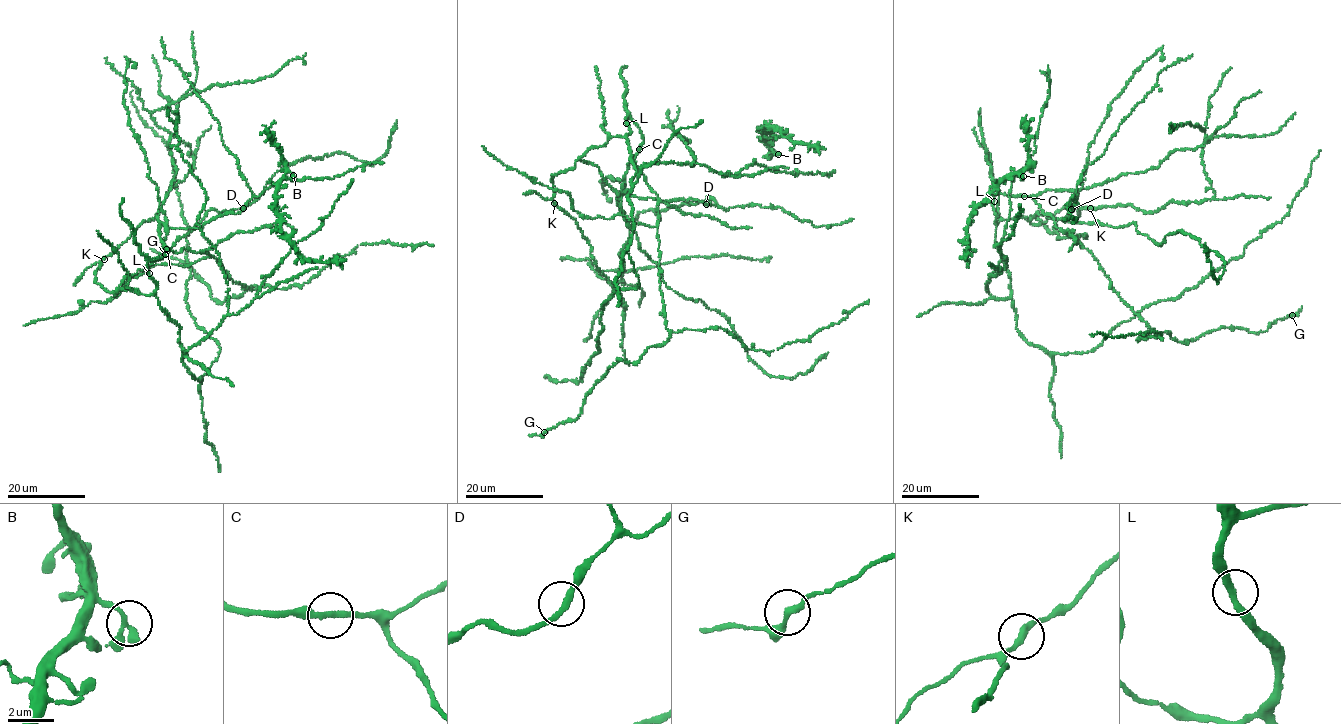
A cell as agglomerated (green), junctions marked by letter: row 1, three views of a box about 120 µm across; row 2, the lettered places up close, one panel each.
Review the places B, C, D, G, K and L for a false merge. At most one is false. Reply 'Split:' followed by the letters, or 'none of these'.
Split: none of these

